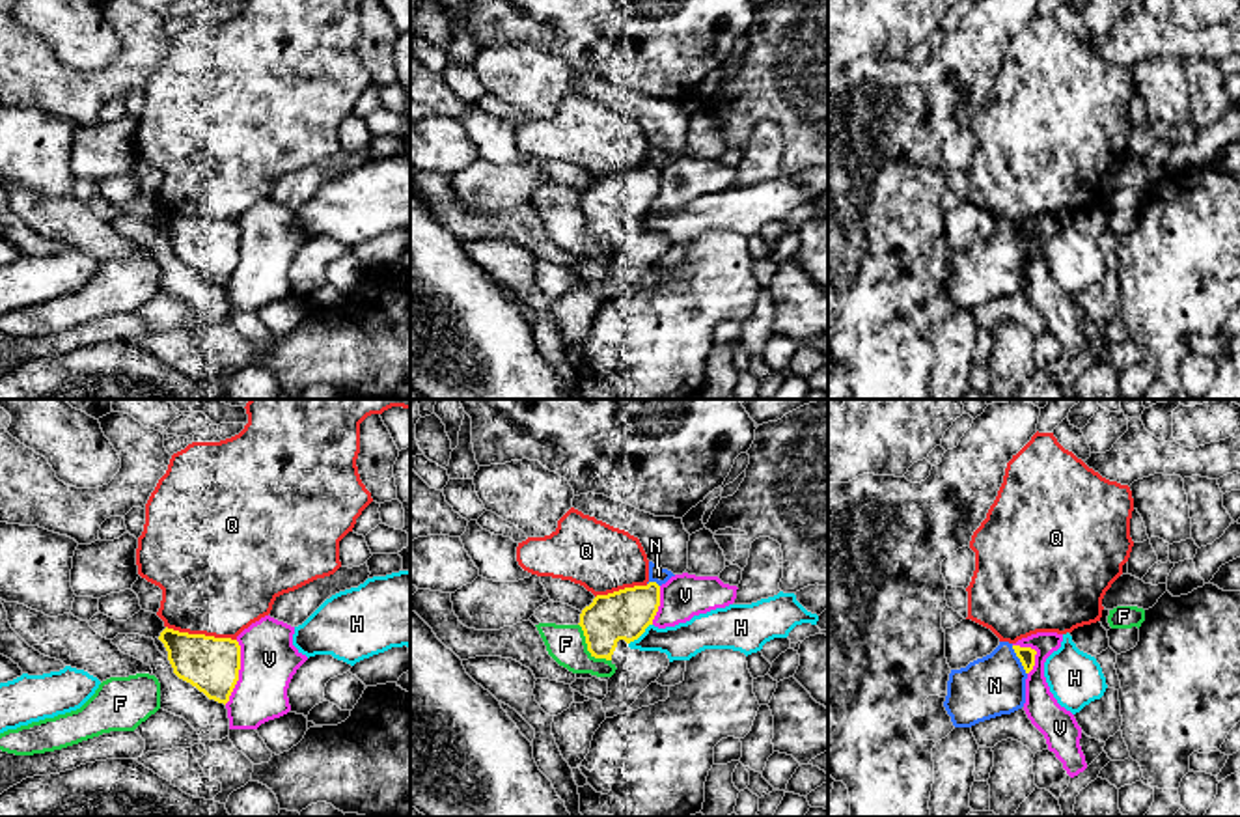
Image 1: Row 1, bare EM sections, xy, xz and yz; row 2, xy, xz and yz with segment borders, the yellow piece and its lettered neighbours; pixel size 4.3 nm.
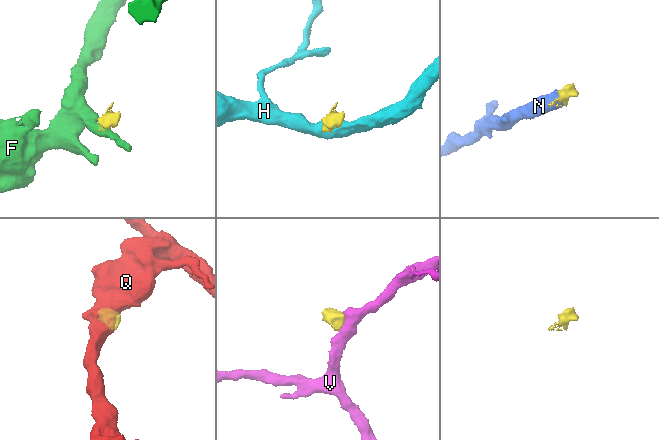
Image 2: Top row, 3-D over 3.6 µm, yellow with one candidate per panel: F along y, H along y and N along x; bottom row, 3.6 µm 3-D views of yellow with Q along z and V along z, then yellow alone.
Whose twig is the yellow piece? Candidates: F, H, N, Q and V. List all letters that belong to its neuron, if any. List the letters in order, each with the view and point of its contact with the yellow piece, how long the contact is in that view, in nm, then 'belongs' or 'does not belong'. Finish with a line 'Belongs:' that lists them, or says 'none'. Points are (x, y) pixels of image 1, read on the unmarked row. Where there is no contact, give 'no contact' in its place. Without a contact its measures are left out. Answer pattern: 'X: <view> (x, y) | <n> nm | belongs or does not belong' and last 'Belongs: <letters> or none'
F: xz (588, 230) | 220 nm | does not belong
H: xz (640, 217) | 140 nm | does not belong
N: yz (1020, 243) | 140 nm | belongs
Q: xy (202, 217) | 320 nm | does not belong
V: xy (237, 254) | 280 nm | does not belong
Belongs: N

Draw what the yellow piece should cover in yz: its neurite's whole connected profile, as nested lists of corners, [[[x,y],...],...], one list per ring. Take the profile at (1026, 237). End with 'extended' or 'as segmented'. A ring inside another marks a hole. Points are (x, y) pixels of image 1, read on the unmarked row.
[[[999,224],[986,239],[951,252],[944,289],[955,310],[1011,297],[1026,285],[1026,261],[1037,233]]]; extended

